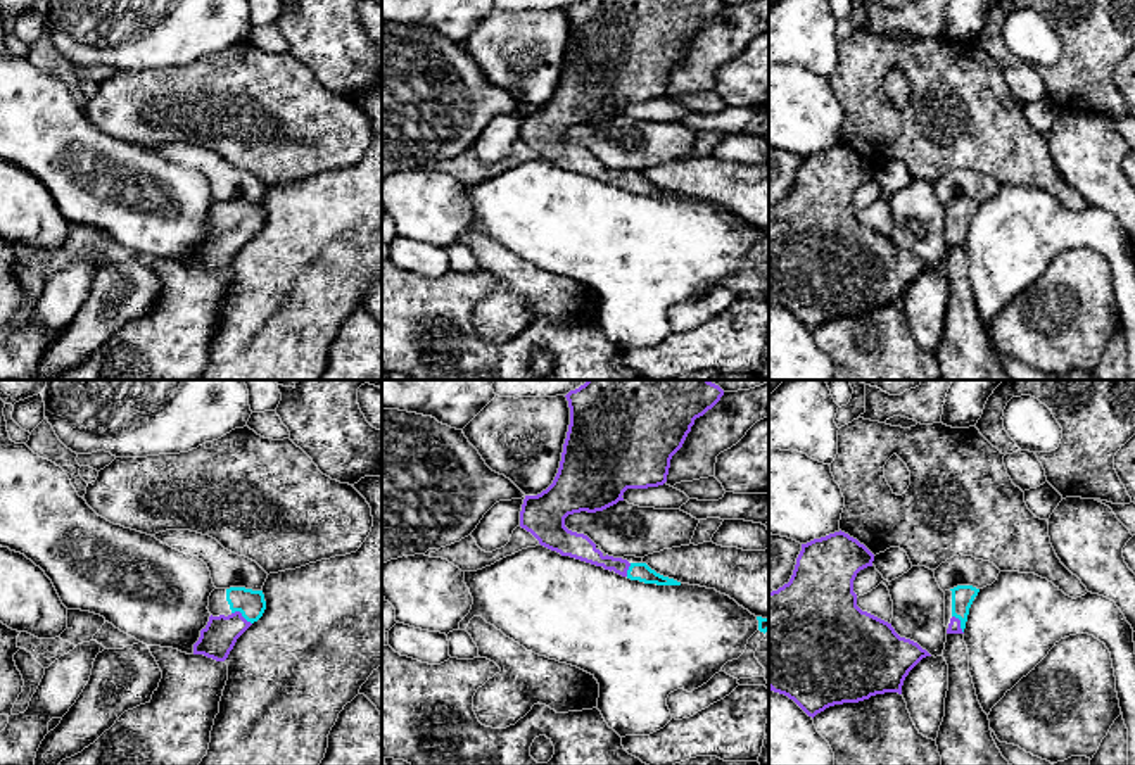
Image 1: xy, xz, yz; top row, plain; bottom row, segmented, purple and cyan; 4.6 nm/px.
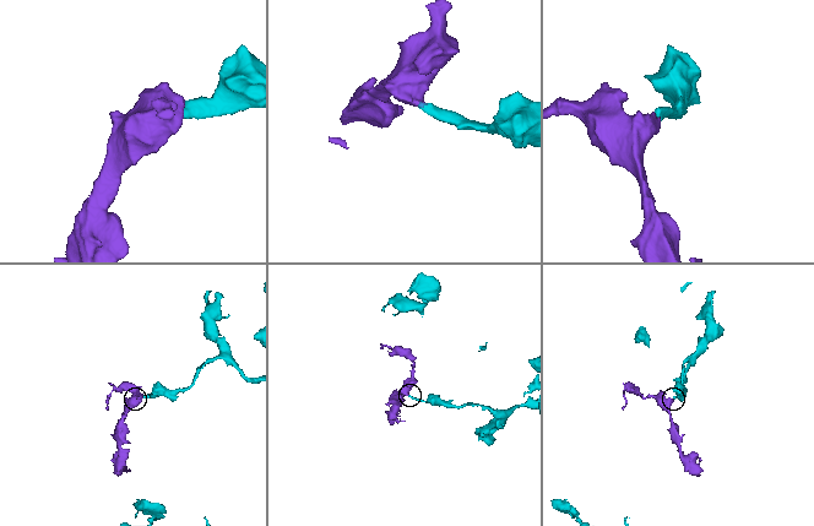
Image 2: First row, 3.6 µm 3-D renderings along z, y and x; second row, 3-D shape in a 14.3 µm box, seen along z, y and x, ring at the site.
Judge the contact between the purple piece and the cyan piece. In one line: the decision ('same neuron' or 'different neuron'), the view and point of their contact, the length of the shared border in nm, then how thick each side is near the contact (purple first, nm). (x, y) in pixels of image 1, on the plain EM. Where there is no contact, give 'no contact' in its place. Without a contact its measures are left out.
same neuron; contact xy (240, 228); length 110 nm; calibres 160 and 130 nm

